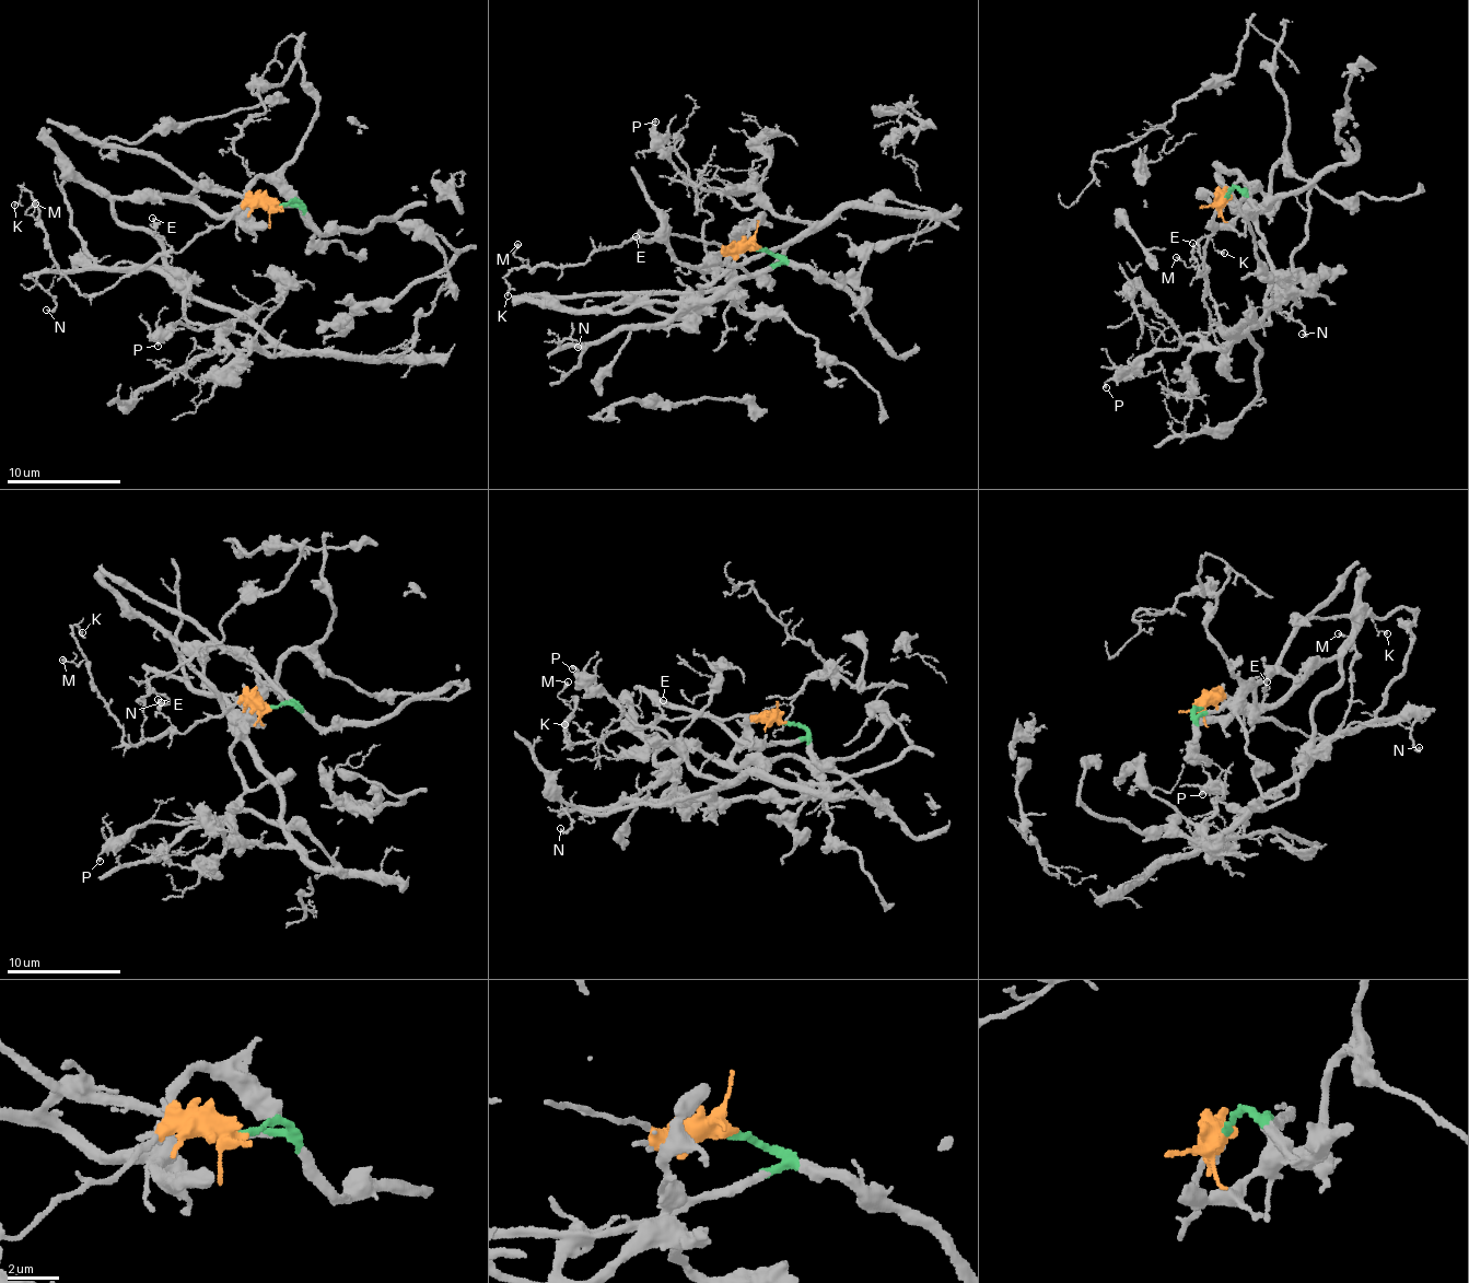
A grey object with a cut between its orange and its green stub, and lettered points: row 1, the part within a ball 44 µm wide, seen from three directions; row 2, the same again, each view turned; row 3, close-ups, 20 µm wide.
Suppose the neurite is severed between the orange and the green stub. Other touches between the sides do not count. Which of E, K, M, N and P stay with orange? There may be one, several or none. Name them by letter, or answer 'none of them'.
E, K, M

